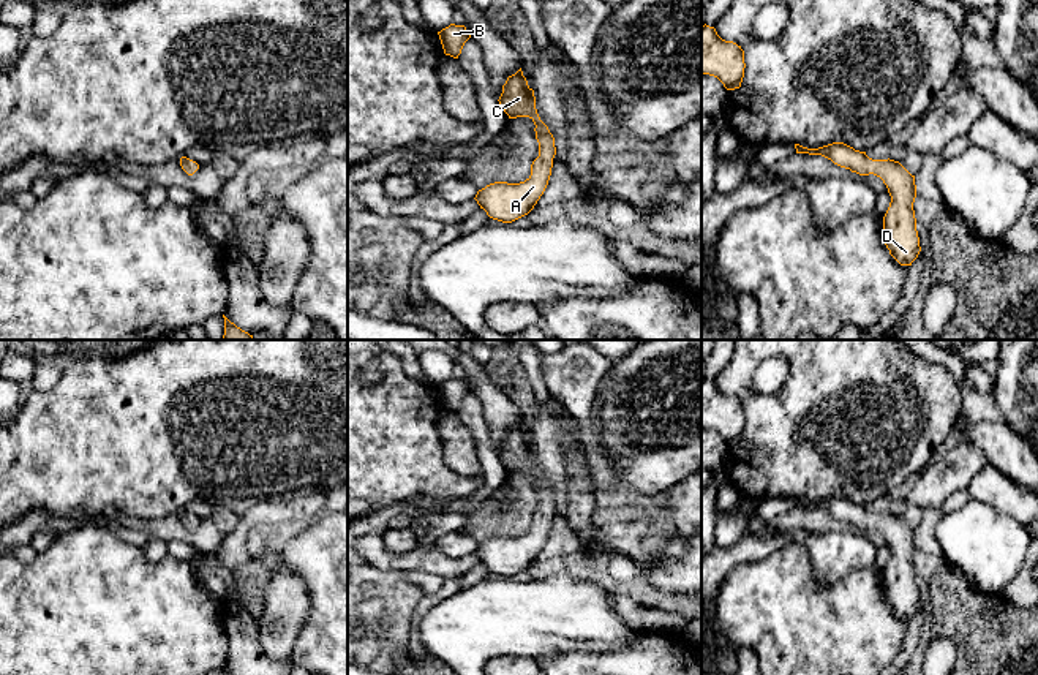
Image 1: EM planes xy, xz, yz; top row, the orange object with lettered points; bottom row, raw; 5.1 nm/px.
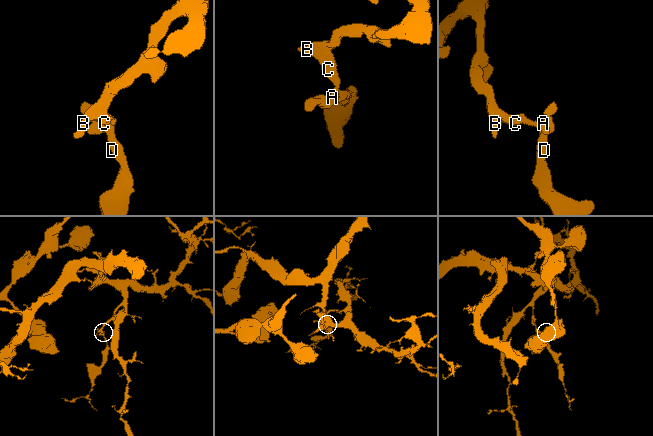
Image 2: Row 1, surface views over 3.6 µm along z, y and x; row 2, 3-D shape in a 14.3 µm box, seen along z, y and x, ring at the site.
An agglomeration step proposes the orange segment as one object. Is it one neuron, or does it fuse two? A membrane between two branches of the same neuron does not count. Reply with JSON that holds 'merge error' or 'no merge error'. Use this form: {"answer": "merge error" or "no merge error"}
{"answer": "no merge error"}

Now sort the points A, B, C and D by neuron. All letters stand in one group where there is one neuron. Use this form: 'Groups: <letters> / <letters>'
Groups: A B C D

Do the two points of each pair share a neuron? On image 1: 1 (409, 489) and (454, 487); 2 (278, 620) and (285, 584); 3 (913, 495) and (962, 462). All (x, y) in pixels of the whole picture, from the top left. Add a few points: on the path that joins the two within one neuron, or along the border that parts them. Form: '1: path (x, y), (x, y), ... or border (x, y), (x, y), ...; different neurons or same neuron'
1: path (421, 487), (443, 487); same neuron
2: path (285, 610), (285, 593); same neuron
3: path (926, 492), (950, 471); same neuron

